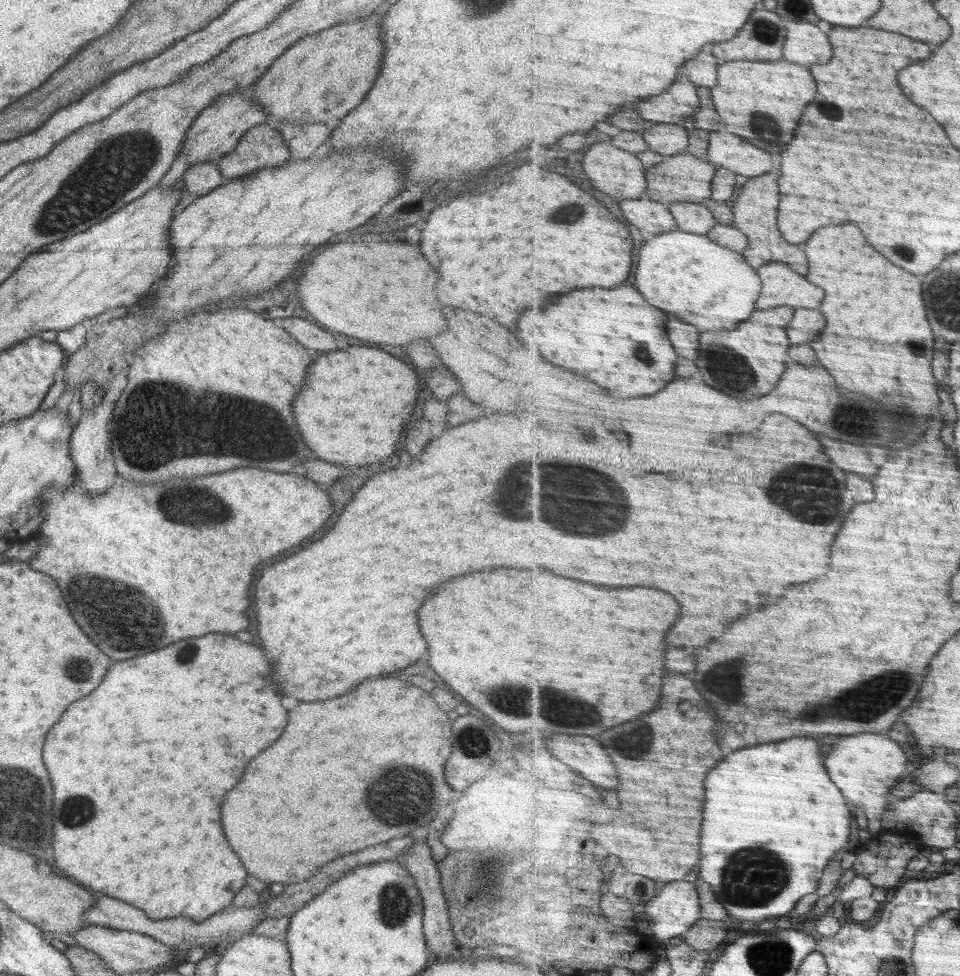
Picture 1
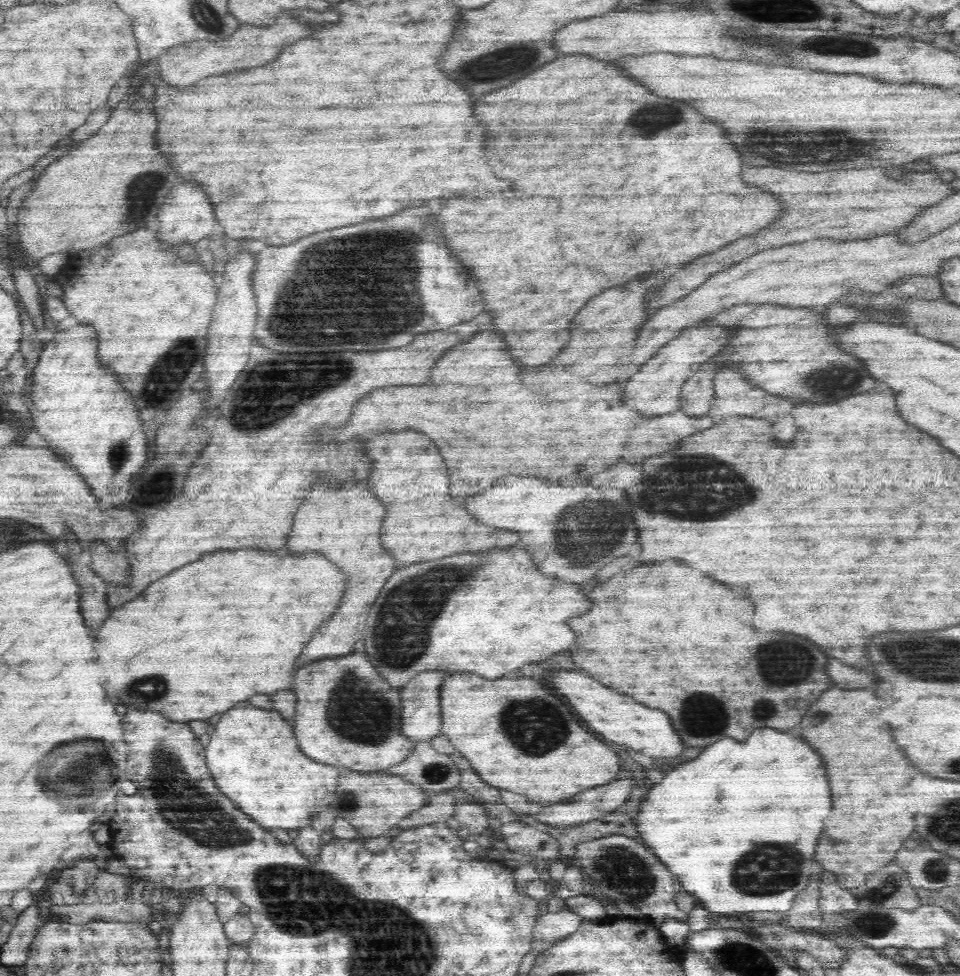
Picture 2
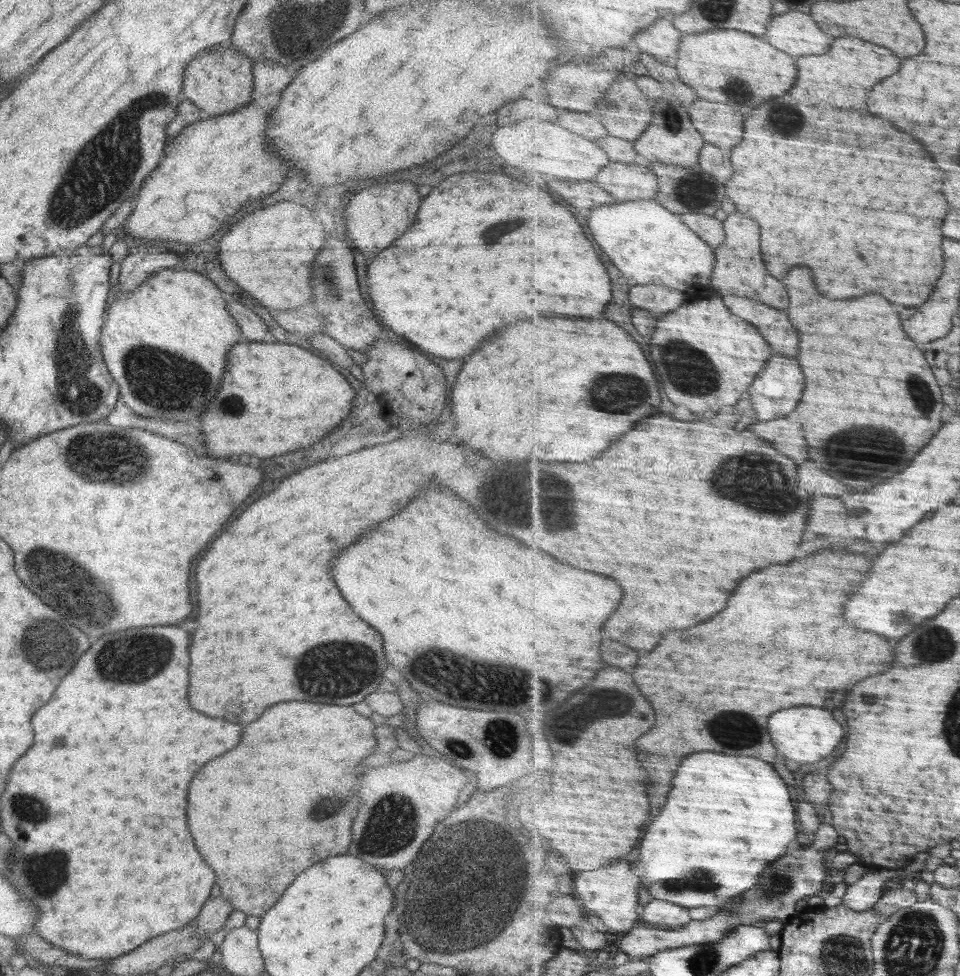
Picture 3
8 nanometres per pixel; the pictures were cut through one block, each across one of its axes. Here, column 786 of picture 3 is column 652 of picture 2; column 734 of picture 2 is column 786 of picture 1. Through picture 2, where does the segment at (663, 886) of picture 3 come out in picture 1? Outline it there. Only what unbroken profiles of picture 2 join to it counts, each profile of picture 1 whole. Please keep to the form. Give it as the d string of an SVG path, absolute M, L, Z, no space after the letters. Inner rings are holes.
M792 738L778 744L744 748L728 756L708 776L701 878L712 884L716 896L734 919L768 920L772 916L786 916L802 898L820 889L827 866L850 842L854 817L848 798L828 774L826 754L816 738Z

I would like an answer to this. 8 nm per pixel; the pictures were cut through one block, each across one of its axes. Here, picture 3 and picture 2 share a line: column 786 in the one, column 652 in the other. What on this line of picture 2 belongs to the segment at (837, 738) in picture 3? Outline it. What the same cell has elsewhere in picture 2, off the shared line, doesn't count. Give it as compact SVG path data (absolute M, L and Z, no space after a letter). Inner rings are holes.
M546 670L544 682L552 686L558 694L562 694L572 710L586 722L586 726L598 734L602 734L606 741L617 742L632 746L635 752L644 752L644 756L672 756L678 754L683 748L680 746L680 740L676 740L676 734L670 726L668 716L660 710L646 708L638 702L634 702L630 696L610 690L592 676L576 670Z

